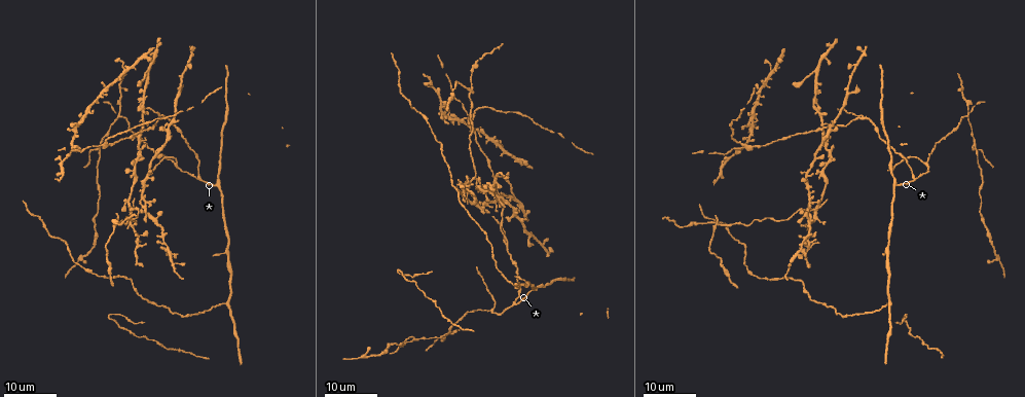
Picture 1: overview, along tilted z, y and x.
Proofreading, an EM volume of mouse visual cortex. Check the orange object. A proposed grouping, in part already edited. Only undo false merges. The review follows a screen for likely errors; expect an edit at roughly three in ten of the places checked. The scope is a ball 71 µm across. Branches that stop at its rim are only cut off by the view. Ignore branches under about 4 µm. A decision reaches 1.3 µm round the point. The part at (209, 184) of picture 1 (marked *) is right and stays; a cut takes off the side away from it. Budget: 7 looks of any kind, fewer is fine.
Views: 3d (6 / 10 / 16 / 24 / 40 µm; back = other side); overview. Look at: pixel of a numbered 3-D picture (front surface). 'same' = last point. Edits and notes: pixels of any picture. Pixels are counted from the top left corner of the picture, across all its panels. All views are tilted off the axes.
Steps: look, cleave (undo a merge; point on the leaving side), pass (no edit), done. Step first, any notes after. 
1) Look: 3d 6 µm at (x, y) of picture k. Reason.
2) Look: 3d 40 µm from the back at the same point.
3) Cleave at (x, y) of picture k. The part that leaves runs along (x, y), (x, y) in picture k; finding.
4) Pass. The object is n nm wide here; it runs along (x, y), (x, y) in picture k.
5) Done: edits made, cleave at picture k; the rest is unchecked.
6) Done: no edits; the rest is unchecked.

Look: 3d 24 µm at (135, 168) of picture 1. Three arms meet.

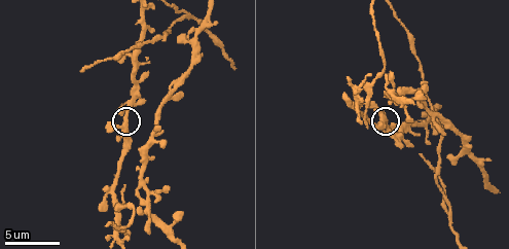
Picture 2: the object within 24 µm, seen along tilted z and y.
Look: 3d 6 µm at (123, 125) of picture 2.

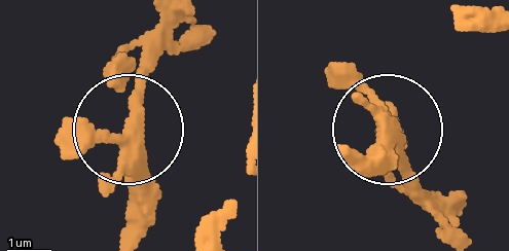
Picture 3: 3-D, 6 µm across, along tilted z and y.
Pass. It runs along (162, 18), (133, 128), (140, 239) in picture 3; all the same neuron.

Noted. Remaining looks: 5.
Look: 3d 10 µm at (382, 73) of picture 2. Three arms meet.

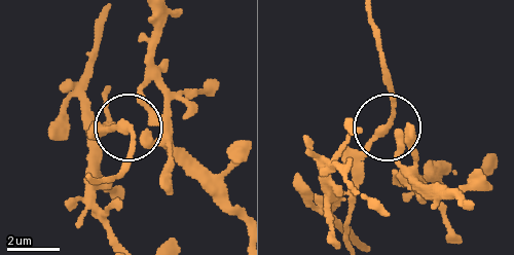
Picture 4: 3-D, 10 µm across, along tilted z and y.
Look: 3d 6 µm at (128, 129) of picture 4.

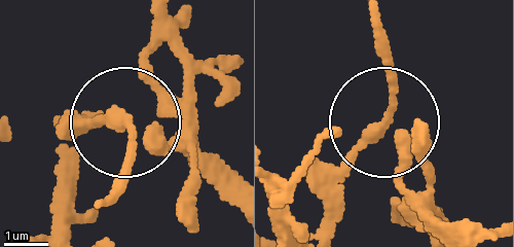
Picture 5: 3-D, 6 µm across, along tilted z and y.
Pass. 3 arms meet here; all the same neuron.

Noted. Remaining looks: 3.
Look: 3d 16 µm at (105, 142) of picture 1. Small branch off a trunk.

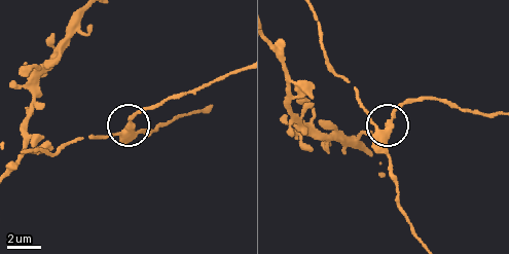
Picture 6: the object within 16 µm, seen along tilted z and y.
Look: 3d 6 µm at (384, 125) of picture 6.

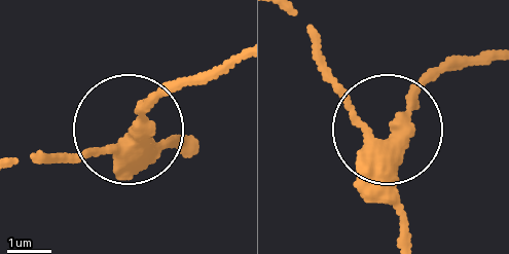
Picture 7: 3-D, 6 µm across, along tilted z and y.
Pass. The side arm is 29 µm long; it runs along (182, 145), (135, 130), (174, 84) in picture 7; one neuron here.

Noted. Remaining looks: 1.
Done: no edits; the rest is unchecked.

